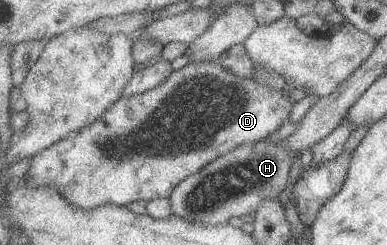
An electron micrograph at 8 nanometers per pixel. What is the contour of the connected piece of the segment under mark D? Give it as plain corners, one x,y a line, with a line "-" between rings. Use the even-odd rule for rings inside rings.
221,59
214,62
203,63
190,63
186,64
183,68
174,71
174,74
162,86
156,90
146,91
144,94
134,95
130,98
121,98
109,110
102,115
93,125
86,127
84,130
78,132
74,138
69,137
59,143
54,144
45,151
38,153
31,159
31,166
27,171
24,179
29,182
29,187
32,188
55,188
73,204
74,208
81,208
82,210
89,211
104,205
126,206
136,201
144,200
147,203
159,198
170,198
173,195
174,189
178,187
182,181
188,180
194,176
198,171
204,170
209,164
212,164
216,159
221,158
234,149
242,145
254,144
262,142
265,137
270,133
276,132
283,124
287,123
290,113
292,113
293,104
288,99
289,93
282,92
281,90
275,91
270,87
258,83
257,78
241,79
240,76
234,75
230,72

